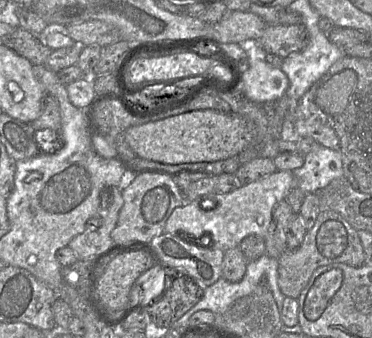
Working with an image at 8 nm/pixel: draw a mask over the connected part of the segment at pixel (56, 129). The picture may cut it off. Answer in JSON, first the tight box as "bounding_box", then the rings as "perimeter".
{"bounding_box":[28,94,63,154],"perimeter":[[[52,94],[44,95],[41,101],[41,115],[28,123],[34,129],[34,138],[40,153],[54,154],[63,148],[61,109]]]}

